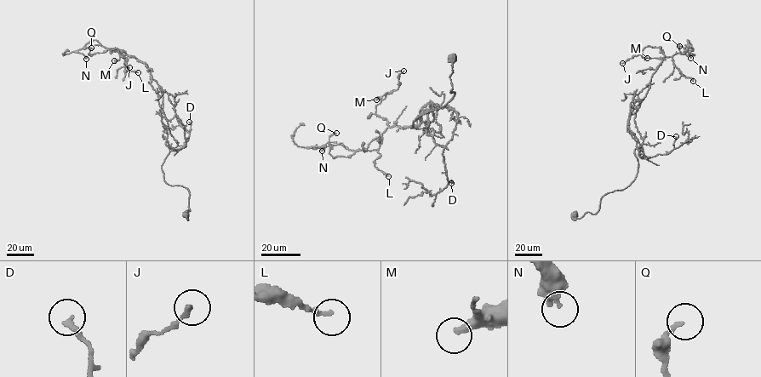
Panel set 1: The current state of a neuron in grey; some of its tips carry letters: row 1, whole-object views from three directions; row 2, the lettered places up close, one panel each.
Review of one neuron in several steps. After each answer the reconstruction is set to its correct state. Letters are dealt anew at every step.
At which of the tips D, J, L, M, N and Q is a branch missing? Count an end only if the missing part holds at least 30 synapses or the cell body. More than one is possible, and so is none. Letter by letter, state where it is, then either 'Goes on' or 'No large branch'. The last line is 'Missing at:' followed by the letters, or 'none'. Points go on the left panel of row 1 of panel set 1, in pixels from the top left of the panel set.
D: Place: (189, 122). No large branch
J: Place: (129, 67). No large branch
L: Place: (138, 72). No large branch
M: Place: (114, 60). No large branch
N: Place: (86, 59). No large branch
Q: Place: (91, 48). No large branch
Missing at: none

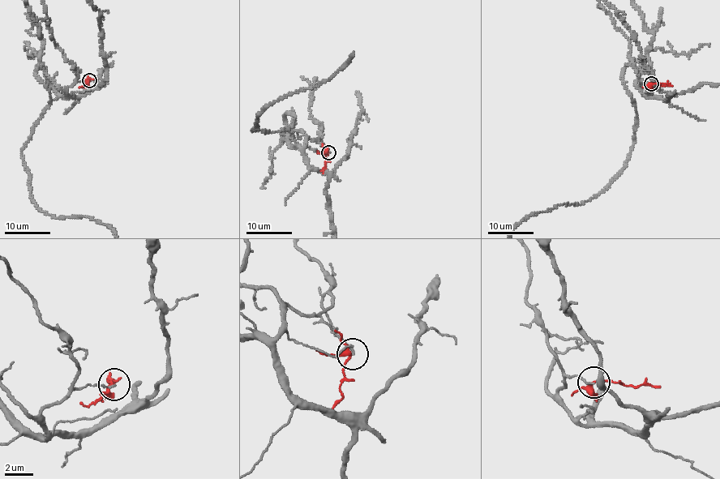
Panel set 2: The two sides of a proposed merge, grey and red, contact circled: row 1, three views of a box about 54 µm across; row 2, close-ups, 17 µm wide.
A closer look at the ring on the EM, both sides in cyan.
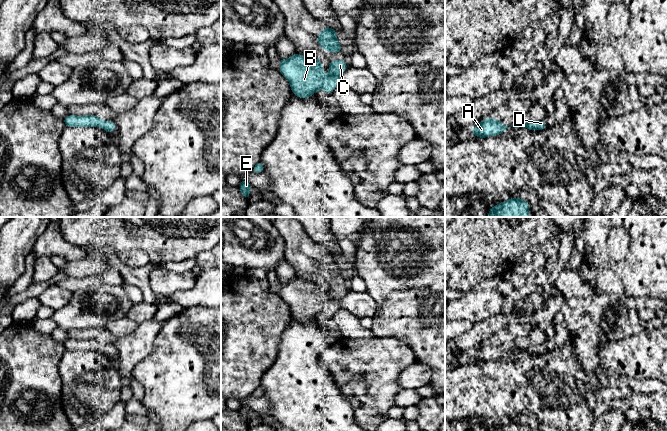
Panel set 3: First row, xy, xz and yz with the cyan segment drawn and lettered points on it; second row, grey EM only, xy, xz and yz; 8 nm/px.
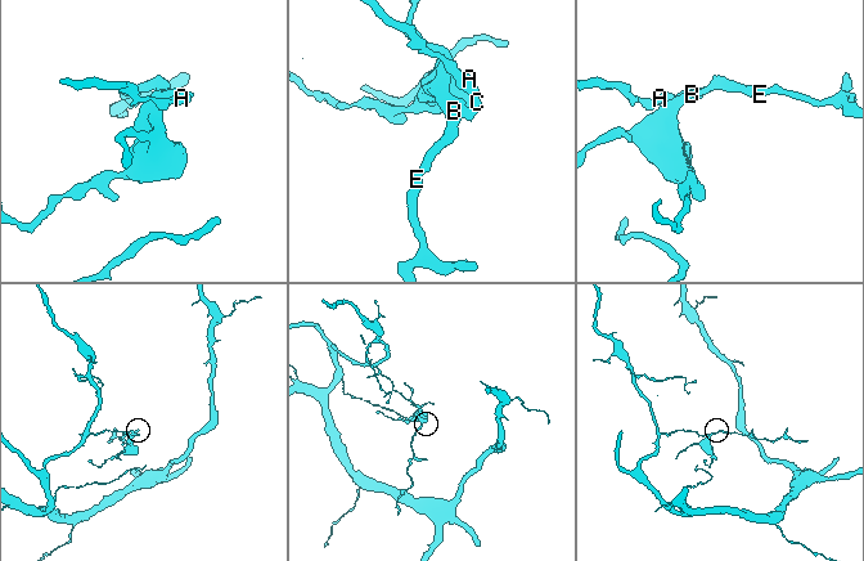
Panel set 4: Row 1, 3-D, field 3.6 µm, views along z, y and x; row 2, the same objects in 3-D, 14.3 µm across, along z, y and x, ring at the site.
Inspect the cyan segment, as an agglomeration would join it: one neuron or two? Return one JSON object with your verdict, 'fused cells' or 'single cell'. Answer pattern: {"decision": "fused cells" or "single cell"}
{"decision": "single cell"}

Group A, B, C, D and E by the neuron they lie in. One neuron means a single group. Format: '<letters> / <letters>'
A B C D E

